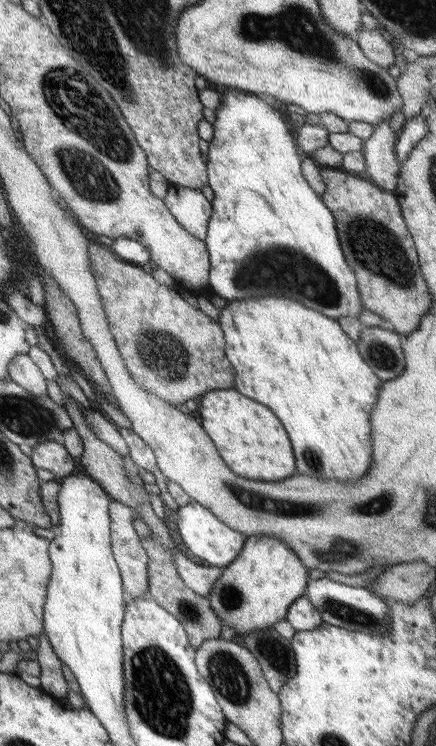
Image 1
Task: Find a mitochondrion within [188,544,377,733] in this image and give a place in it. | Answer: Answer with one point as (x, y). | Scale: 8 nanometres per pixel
(230, 673)

